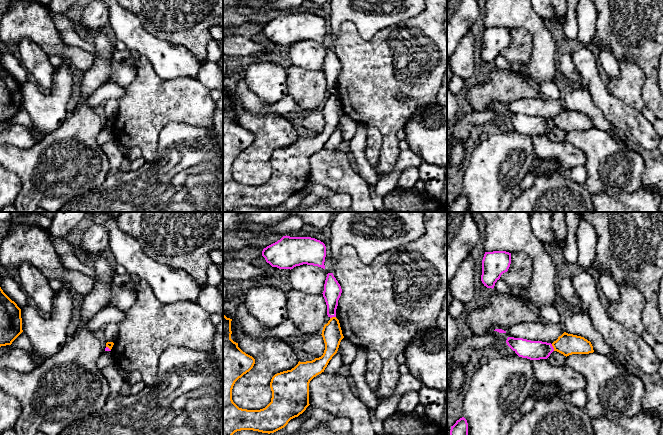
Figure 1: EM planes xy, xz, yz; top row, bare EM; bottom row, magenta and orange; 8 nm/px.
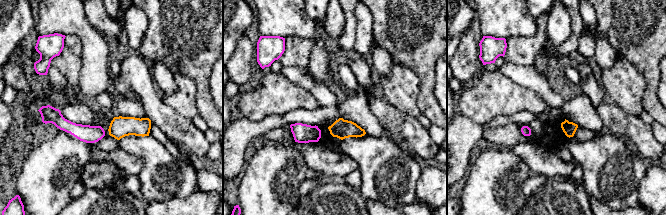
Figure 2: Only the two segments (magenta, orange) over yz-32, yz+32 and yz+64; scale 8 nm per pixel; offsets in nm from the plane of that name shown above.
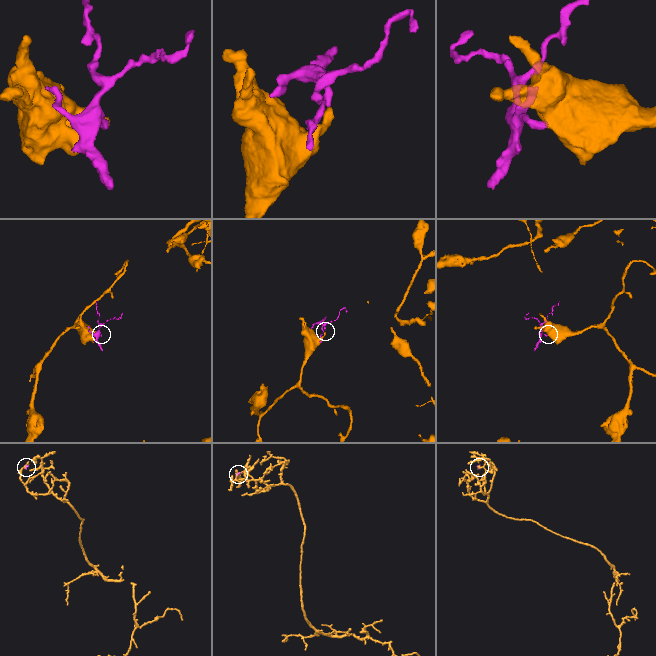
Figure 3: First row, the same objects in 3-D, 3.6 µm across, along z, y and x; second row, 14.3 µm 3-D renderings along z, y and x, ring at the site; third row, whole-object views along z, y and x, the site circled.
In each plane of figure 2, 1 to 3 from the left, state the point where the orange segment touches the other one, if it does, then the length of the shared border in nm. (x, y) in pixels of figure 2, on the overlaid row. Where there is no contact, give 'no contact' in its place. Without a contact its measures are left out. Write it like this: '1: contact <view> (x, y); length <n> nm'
1: no contact
2: no contact
3: no contact

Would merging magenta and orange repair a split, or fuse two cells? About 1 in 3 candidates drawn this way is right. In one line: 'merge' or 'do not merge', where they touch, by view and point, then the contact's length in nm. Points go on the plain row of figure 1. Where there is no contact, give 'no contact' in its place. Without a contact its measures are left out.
do not merge | yz (552, 123) | 60 nm

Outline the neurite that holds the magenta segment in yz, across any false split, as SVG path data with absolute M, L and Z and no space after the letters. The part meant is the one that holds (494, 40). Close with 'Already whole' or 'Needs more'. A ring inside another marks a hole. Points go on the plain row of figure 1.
M506 27L485 28L482 36L481 57L487 64L494 64L501 51L508 47L511 29Z. Already whole

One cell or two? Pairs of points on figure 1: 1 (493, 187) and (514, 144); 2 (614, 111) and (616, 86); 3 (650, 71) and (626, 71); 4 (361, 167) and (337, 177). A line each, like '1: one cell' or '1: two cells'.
1: one cell
2: two cells
3: two cells
4: two cells

